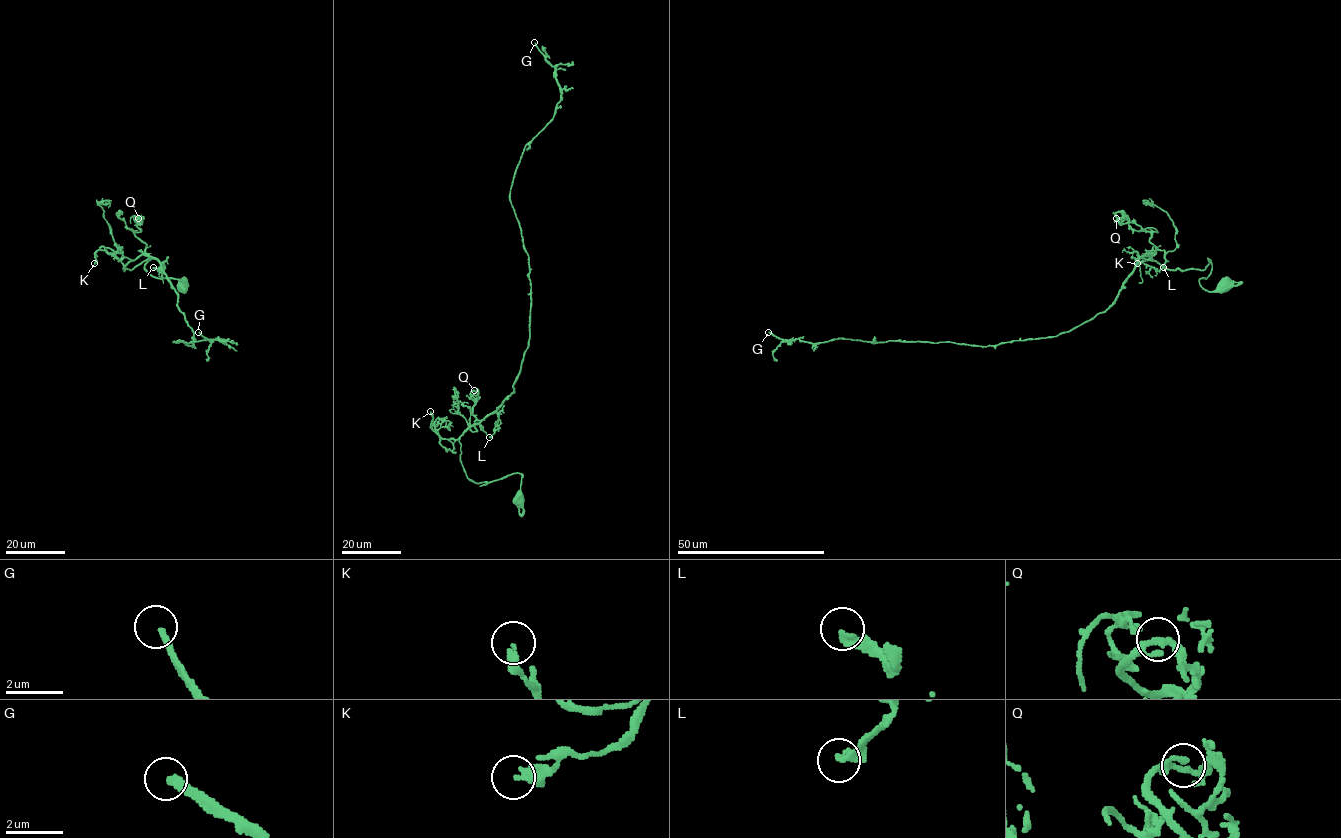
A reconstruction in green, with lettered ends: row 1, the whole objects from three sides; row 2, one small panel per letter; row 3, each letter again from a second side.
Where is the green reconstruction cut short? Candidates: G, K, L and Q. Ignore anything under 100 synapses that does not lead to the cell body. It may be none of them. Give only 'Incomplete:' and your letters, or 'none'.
Incomplete: G

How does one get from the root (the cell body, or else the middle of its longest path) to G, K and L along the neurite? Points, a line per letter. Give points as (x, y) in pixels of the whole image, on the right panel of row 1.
G: (1226, 286), (1199, 284), (1208, 259), (1169, 270), (1145, 255), (1103, 312), (1053, 336), (978, 346), (768, 332)
K: (1226, 286), (1199, 284), (1208, 259), (1203, 270), (1169, 270), (1156, 250), (1137, 263)
L: (1226, 286), (1199, 284), (1208, 259), (1203, 270), (1169, 270), (1148, 255), (1138, 261), (1163, 267)

